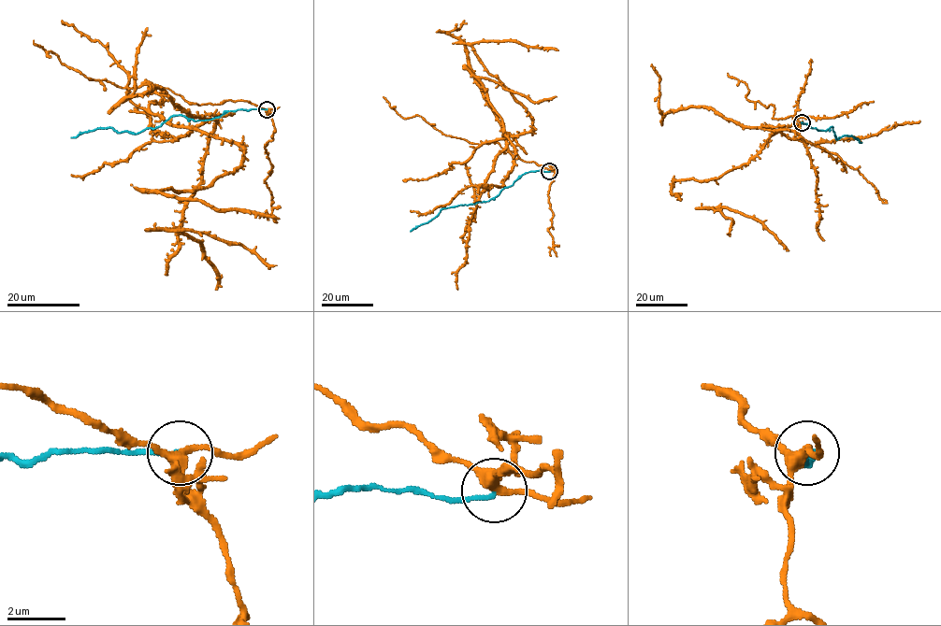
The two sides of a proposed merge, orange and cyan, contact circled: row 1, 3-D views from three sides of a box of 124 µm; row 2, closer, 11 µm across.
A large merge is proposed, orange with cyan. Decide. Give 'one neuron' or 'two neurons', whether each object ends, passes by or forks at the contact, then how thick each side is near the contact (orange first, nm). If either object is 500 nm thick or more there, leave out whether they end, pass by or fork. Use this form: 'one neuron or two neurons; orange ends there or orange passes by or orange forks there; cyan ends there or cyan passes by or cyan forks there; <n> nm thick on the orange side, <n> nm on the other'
two neurons; orange forks there; cyan ends there; 300 nm thick on the orange side, 150 nm on the other

